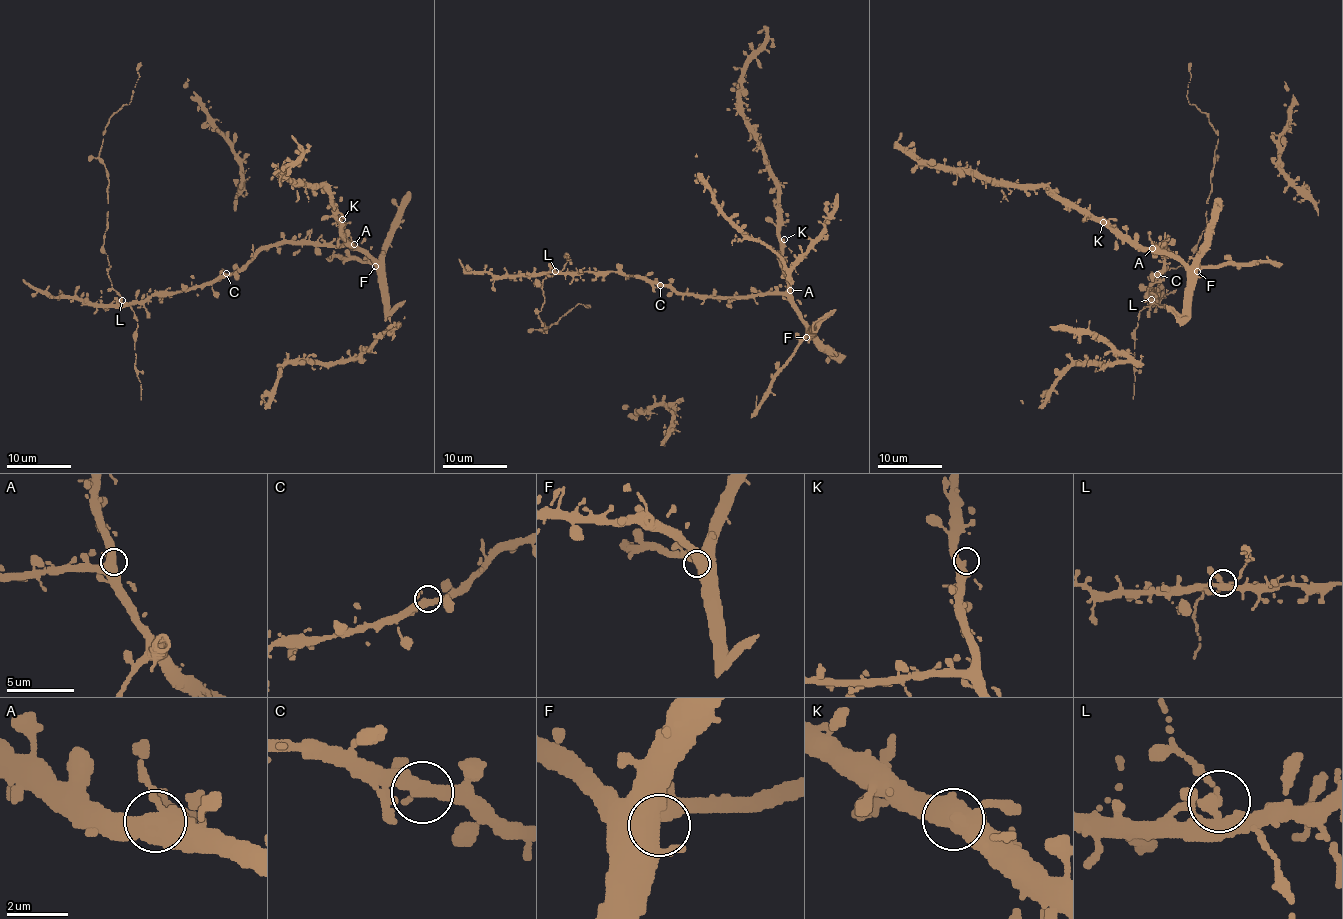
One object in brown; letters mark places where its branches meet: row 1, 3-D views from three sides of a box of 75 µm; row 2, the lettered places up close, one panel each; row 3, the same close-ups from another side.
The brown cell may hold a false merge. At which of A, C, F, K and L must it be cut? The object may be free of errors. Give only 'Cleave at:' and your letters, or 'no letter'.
Cleave at: no letter

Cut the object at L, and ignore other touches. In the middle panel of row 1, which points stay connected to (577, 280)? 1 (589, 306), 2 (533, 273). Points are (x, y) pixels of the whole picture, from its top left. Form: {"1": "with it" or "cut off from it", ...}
{"1": "cut off from it", "2": "with it"}

